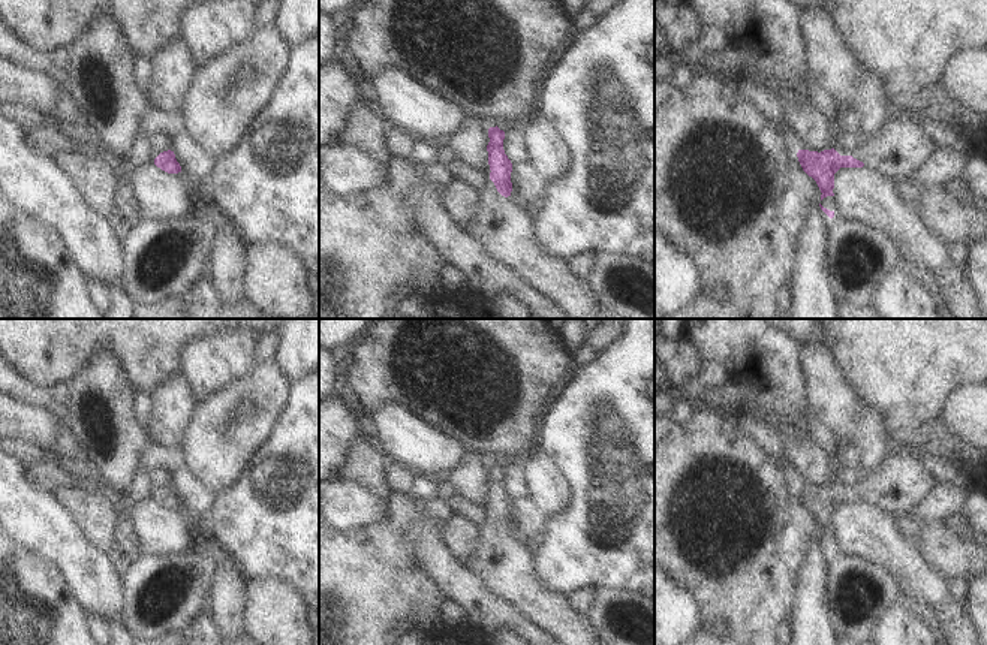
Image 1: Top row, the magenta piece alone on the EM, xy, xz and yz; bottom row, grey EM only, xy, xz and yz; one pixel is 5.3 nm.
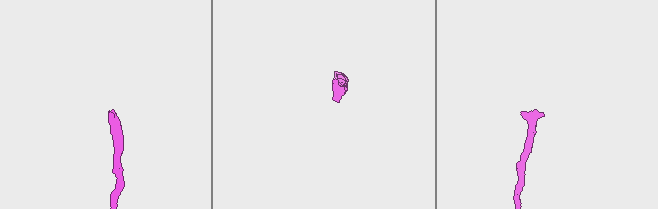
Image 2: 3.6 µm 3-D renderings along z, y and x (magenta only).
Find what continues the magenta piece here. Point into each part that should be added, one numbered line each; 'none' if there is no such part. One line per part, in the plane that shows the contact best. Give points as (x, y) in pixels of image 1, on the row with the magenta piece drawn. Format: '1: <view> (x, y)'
1: xz (505, 229)

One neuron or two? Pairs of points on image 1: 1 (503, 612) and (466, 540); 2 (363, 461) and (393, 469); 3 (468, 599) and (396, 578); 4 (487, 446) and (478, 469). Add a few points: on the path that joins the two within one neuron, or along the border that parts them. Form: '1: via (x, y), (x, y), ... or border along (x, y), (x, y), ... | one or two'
1: border along (441, 540), (460, 561) | two
2: border along (391, 461), (385, 470), (385, 484), (390, 491) | two
3: border along (418, 566), (447, 599) | two
4: border along (466, 449), (478, 454), (489, 463) | two

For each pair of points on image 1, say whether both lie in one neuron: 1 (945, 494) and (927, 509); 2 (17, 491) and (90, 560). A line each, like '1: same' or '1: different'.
1: same
2: same

